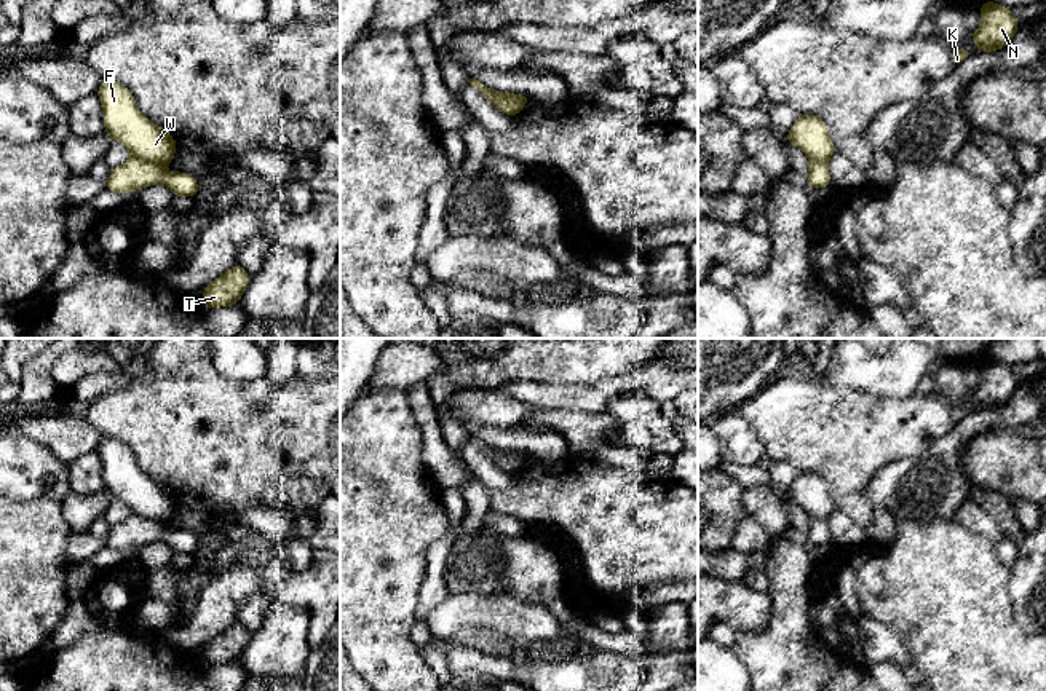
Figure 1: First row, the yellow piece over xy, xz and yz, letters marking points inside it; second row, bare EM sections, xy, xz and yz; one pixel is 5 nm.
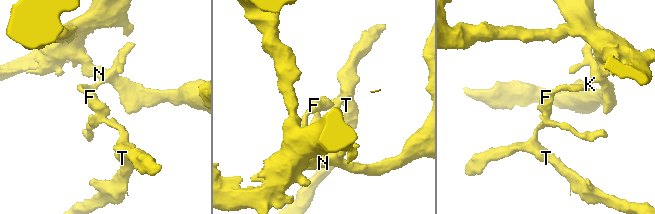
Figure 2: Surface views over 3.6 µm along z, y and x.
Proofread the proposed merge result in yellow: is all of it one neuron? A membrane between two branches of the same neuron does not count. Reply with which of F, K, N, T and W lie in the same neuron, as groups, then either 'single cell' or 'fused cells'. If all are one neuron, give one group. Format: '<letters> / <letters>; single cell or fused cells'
F K N W / T; fused cells

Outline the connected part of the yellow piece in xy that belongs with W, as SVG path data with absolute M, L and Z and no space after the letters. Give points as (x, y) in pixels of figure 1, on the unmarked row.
M104 437L97 447L105 490L144 519L168 522L177 501L168 487L153 482L136 463L134 453L120 440Z

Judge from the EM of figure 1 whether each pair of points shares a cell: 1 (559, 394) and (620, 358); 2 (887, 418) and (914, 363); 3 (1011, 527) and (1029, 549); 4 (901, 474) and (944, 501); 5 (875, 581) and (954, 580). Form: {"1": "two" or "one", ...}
{"1": "two", "2": "two", "3": "two", "4": "one", "5": "one"}

